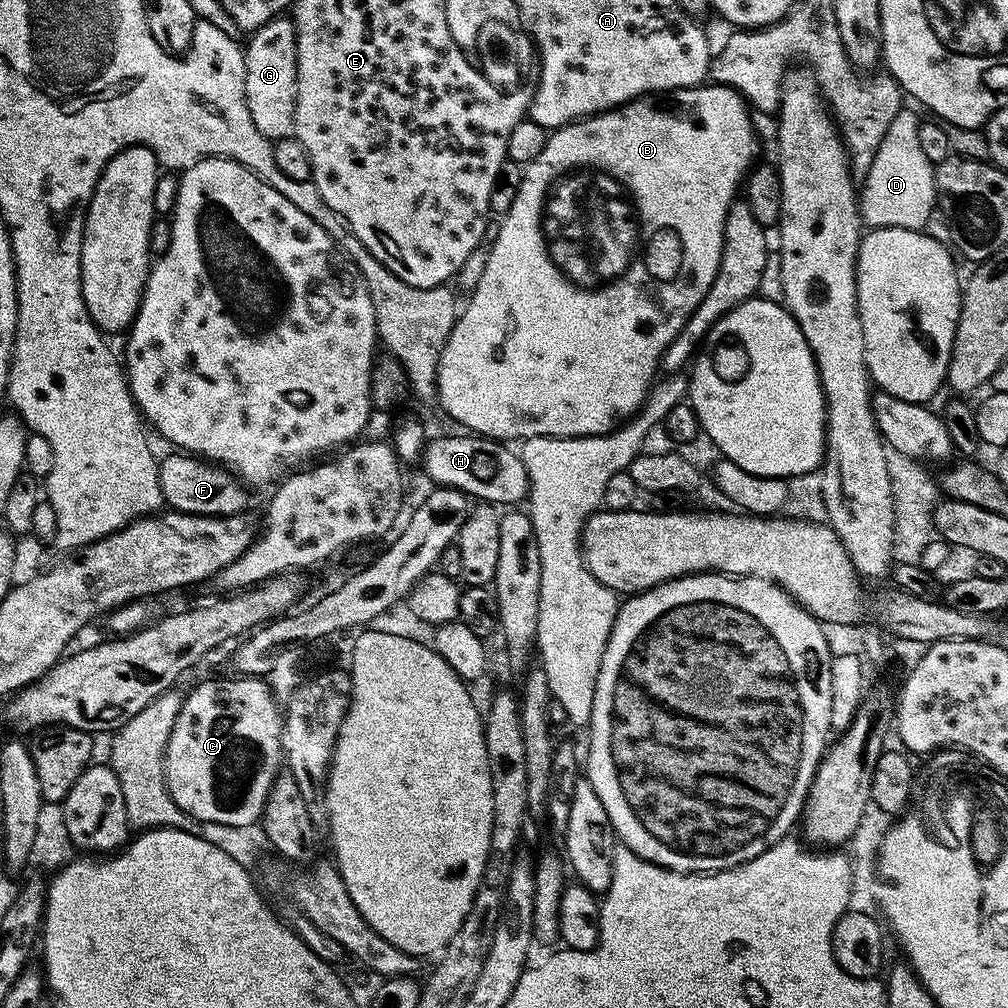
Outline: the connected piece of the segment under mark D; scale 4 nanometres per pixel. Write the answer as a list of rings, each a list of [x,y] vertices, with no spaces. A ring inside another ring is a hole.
[[[910,110],[898,114],[874,158],[869,176],[862,180],[858,203],[863,223],[869,229],[901,228],[918,232],[927,229],[927,224],[932,220],[932,211],[937,211],[936,168],[921,147],[921,123],[921,117],[916,117]]]

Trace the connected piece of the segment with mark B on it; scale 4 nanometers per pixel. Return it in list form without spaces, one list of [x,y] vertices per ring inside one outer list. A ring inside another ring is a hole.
[[[708,87],[682,88],[678,92],[670,92],[659,98],[641,98],[624,105],[623,108],[614,108],[610,112],[590,116],[587,120],[577,120],[576,123],[568,124],[565,128],[555,129],[549,135],[546,150],[542,150],[542,154],[534,163],[523,169],[521,188],[508,214],[503,217],[504,225],[496,236],[496,245],[490,248],[486,272],[482,280],[478,282],[475,292],[471,293],[469,300],[472,301],[469,302],[468,309],[465,312],[463,309],[459,313],[454,330],[442,350],[442,358],[438,366],[436,375],[438,404],[444,407],[450,419],[457,420],[464,427],[461,429],[497,442],[513,442],[512,440],[523,442],[543,436],[556,436],[560,440],[573,440],[583,436],[607,436],[609,432],[616,431],[618,426],[631,420],[648,403],[648,393],[657,383],[656,371],[658,373],[661,371],[665,350],[676,341],[682,326],[686,326],[694,310],[698,310],[702,298],[710,294],[710,286],[714,286],[718,278],[718,270],[724,253],[724,231],[728,211],[741,195],[742,185],[757,163],[756,151],[760,148],[759,142],[756,141],[756,128],[752,125],[751,114],[753,113],[750,111],[748,101],[733,88]],[[598,170],[618,178],[620,194],[627,193],[630,197],[634,212],[636,208],[636,216],[640,219],[635,225],[636,234],[640,240],[628,242],[630,224],[622,224],[624,238],[620,238],[620,244],[616,244],[616,251],[613,253],[615,261],[623,266],[621,276],[602,278],[593,282],[591,286],[584,286],[586,278],[574,276],[574,270],[578,266],[568,266],[564,264],[564,260],[572,258],[578,262],[587,257],[590,243],[590,237],[588,237],[590,210],[582,210],[583,216],[554,216],[554,218],[540,216],[540,210],[542,210],[542,198],[544,198],[546,186],[556,174],[576,174],[578,178],[586,178],[587,173],[598,172]],[[638,250],[642,250],[642,254],[638,256],[638,260],[633,260]],[[658,266],[660,266],[660,276],[652,276],[652,268],[658,268]]]

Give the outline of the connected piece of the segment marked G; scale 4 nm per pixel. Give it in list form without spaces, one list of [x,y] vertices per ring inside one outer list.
[[[277,18],[271,20],[266,26],[262,26],[257,32],[251,33],[249,44],[246,44],[244,57],[246,58],[246,102],[250,106],[250,118],[254,118],[254,126],[258,126],[267,140],[290,140],[296,135],[296,111],[298,110],[298,34],[296,33],[296,21],[292,18]]]

